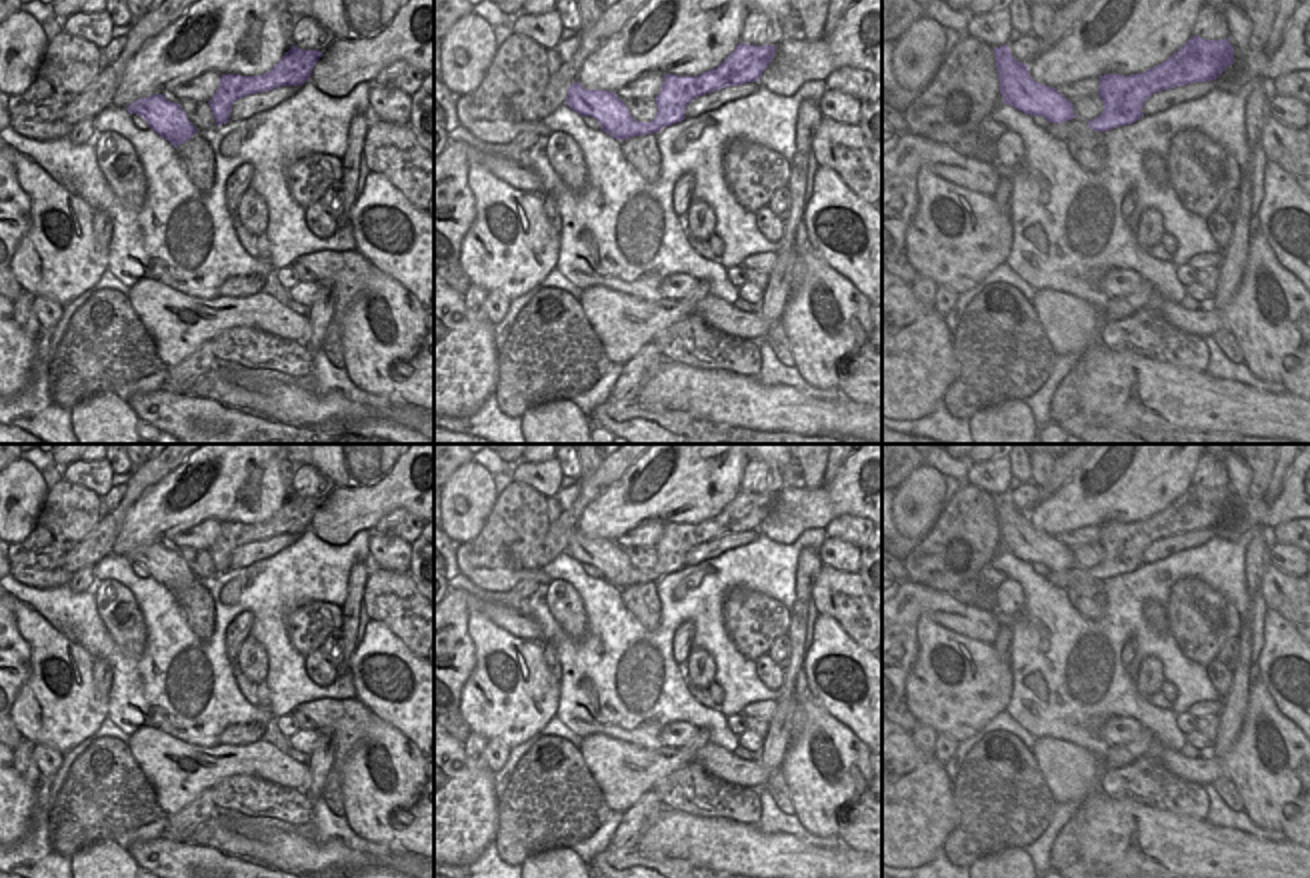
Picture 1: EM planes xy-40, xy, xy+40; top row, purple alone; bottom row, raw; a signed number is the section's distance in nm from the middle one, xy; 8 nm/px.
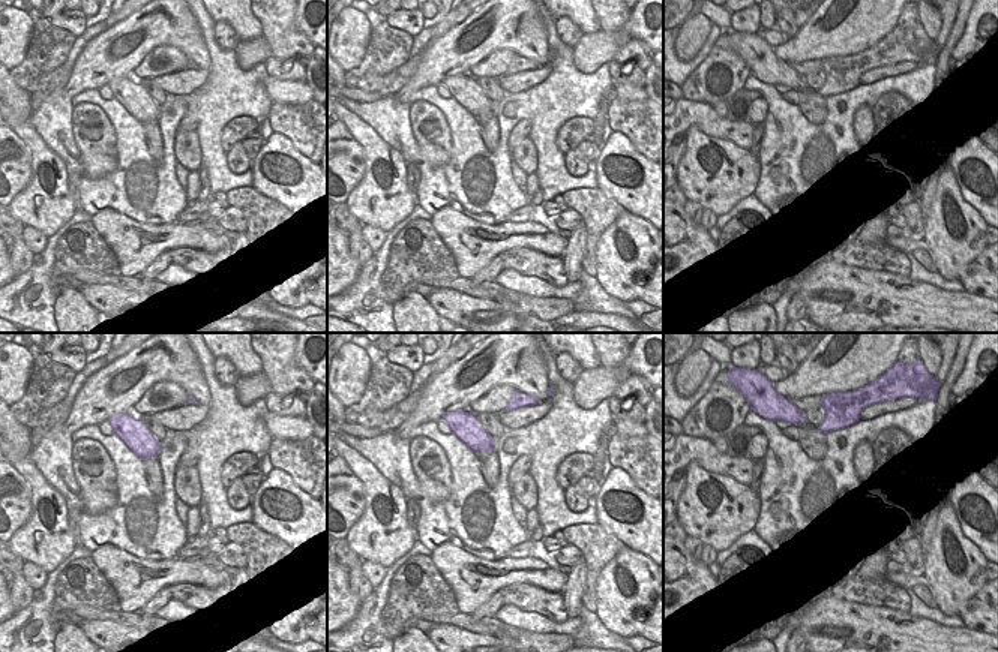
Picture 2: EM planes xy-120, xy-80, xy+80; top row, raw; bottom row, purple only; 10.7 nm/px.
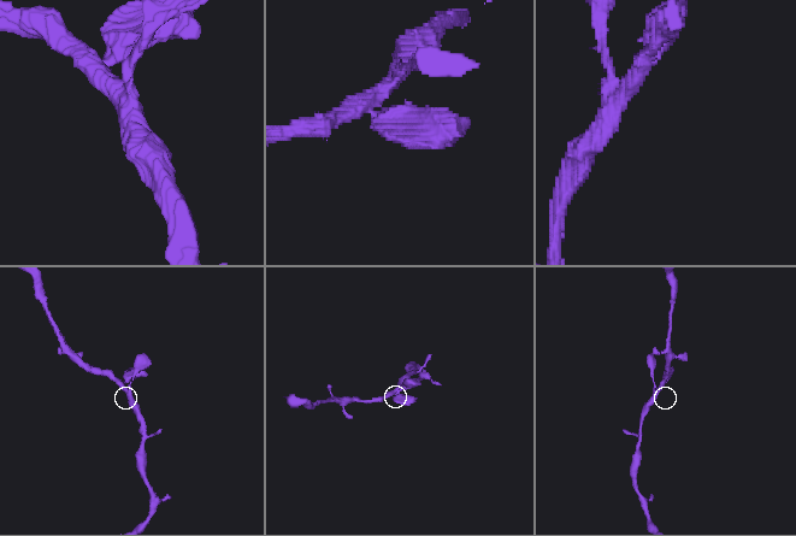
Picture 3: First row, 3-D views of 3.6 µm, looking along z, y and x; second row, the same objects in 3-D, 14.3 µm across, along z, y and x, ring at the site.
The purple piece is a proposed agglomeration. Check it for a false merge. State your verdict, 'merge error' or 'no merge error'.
no merge error

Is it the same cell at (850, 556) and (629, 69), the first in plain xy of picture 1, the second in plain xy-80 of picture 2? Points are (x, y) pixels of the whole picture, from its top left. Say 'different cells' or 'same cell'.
same cell

